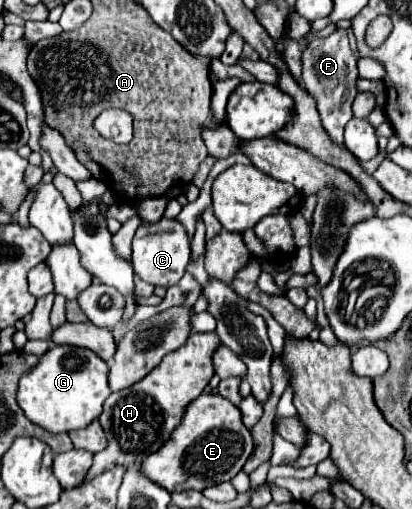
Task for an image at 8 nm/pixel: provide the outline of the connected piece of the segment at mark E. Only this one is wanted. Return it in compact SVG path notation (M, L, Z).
M202 394L186 406L182 424L174 428L170 440L142 462L142 472L168 492L204 490L232 480L254 450L250 430L242 422L238 406L220 394Z

